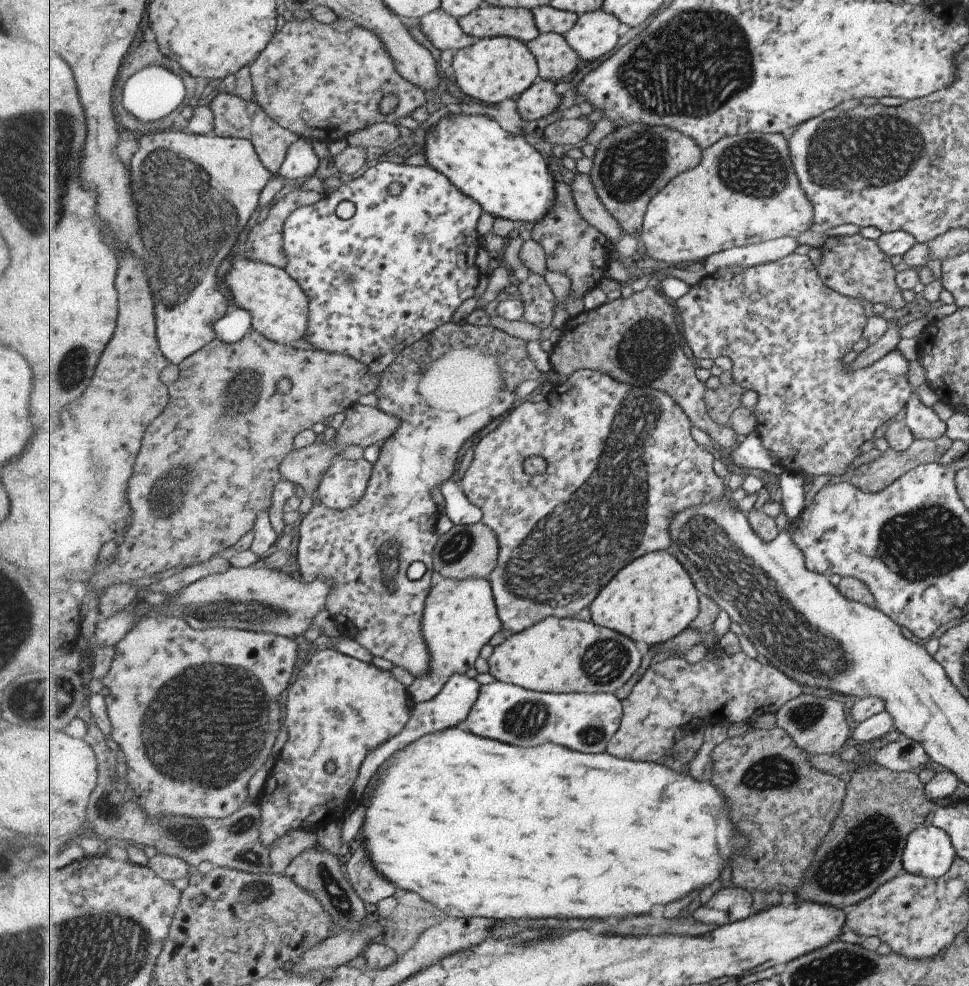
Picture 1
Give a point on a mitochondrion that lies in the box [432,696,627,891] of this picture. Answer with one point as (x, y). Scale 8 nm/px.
(528, 719)

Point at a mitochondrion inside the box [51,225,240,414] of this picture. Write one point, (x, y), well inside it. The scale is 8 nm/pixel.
(72, 368)

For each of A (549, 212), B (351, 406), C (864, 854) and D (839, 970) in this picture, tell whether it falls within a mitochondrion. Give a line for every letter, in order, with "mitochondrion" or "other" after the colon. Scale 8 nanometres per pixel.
A: other
B: other
C: mitochondrion
D: mitochondrion

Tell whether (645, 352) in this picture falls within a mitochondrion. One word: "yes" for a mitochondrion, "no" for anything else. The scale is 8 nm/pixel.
yes

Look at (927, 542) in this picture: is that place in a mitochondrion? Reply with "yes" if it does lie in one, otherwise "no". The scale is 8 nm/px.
yes

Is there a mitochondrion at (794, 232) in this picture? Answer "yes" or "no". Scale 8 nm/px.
no

